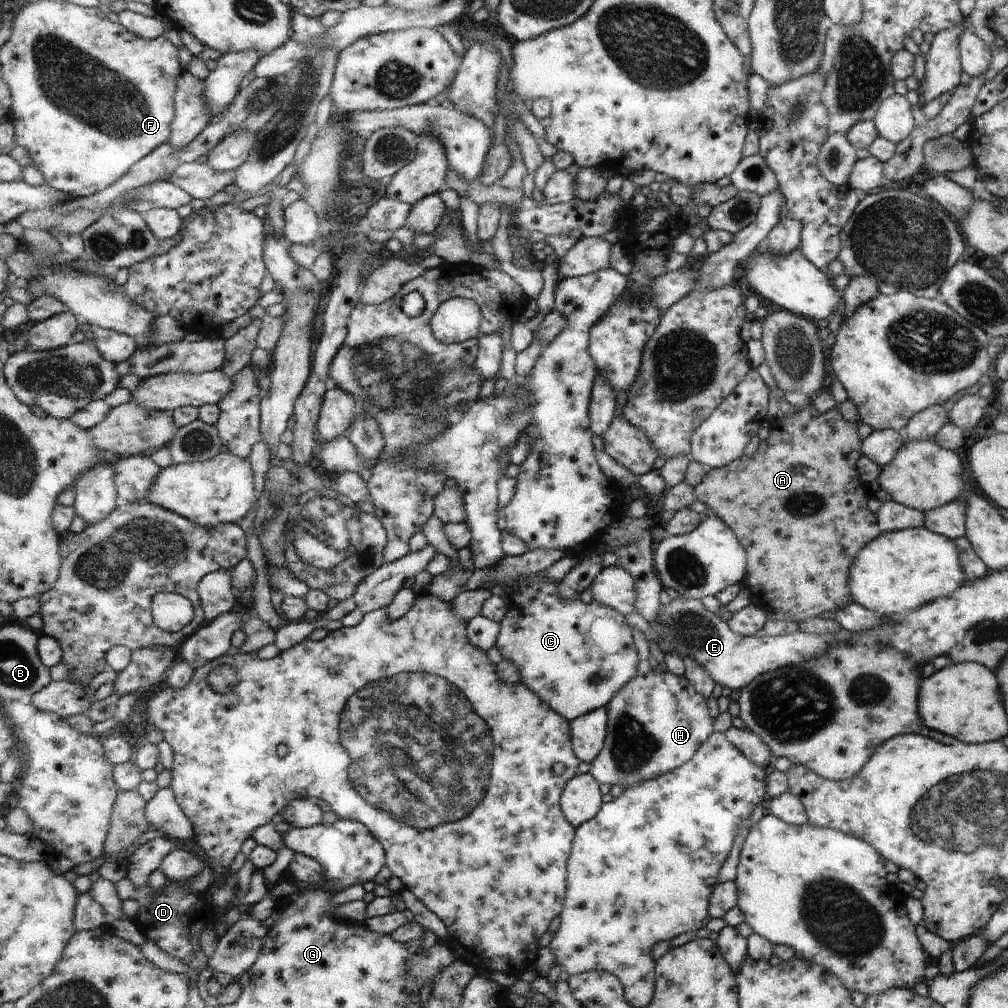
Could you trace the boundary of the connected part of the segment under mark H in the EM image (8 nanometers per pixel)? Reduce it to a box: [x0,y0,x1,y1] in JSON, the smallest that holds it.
[589,670,713,788]

